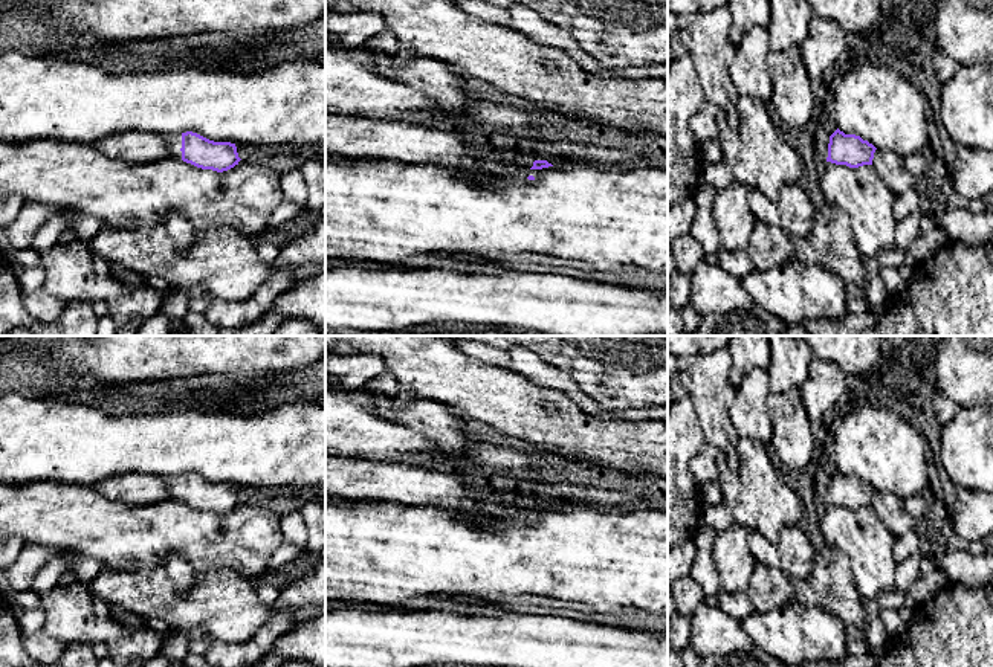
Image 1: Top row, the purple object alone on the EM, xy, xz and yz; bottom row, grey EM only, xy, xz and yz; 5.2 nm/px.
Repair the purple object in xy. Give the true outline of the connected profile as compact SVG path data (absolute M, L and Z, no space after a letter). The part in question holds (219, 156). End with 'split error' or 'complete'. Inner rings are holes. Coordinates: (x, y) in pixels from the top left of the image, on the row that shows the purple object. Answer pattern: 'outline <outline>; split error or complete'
outline M192 131L165 136L165 140L171 159L182 159L202 169L223 172L241 160L235 143L214 142Z; split error

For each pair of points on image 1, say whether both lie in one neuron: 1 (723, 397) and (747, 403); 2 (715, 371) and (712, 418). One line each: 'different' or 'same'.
1: different
2: same

